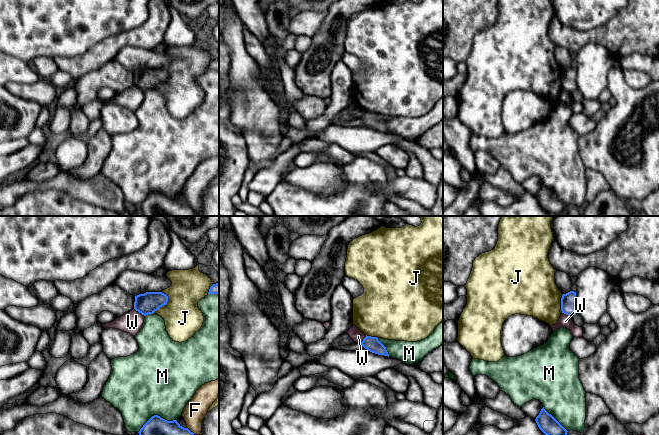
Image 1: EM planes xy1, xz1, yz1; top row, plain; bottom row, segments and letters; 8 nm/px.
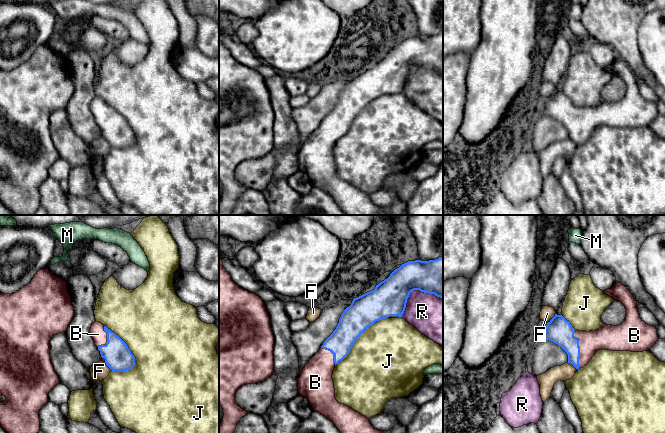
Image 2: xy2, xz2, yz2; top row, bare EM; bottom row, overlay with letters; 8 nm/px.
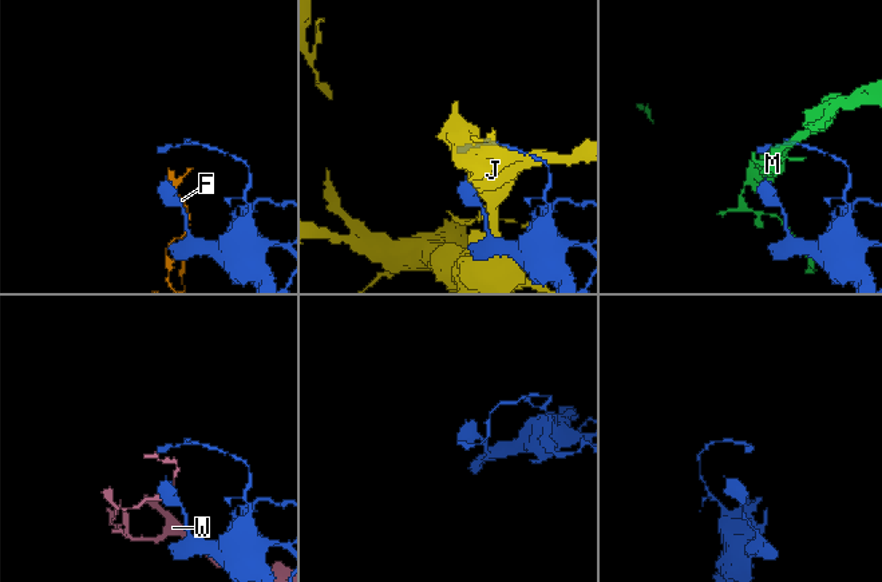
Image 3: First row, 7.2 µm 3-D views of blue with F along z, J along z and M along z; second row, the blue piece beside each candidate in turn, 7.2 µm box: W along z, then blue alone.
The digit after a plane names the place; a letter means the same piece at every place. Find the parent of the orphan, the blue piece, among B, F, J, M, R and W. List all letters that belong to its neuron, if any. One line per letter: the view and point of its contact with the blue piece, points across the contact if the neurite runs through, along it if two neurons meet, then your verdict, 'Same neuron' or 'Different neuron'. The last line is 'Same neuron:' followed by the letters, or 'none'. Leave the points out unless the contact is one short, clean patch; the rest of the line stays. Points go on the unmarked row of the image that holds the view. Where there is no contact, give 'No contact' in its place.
B: Touches blue at yz2 (579, 125). Path across: yz2 (559, 107), (579, 125), (585, 120), (607, 113). Same neuron
F: Touches blue at yz2 (552, 94). Different neuron
J: Touches blue at xy2 (127, 122). Different neuron
M: Touches blue at xy1 (156, 191). Different neuron
R: Touches blue at xz2 (414, 65). Different neuron
W: Touches blue at xy1 (139, 88). Boundary: xy1 (134, 84), (144, 92). Different neuron
Same neuron: B

